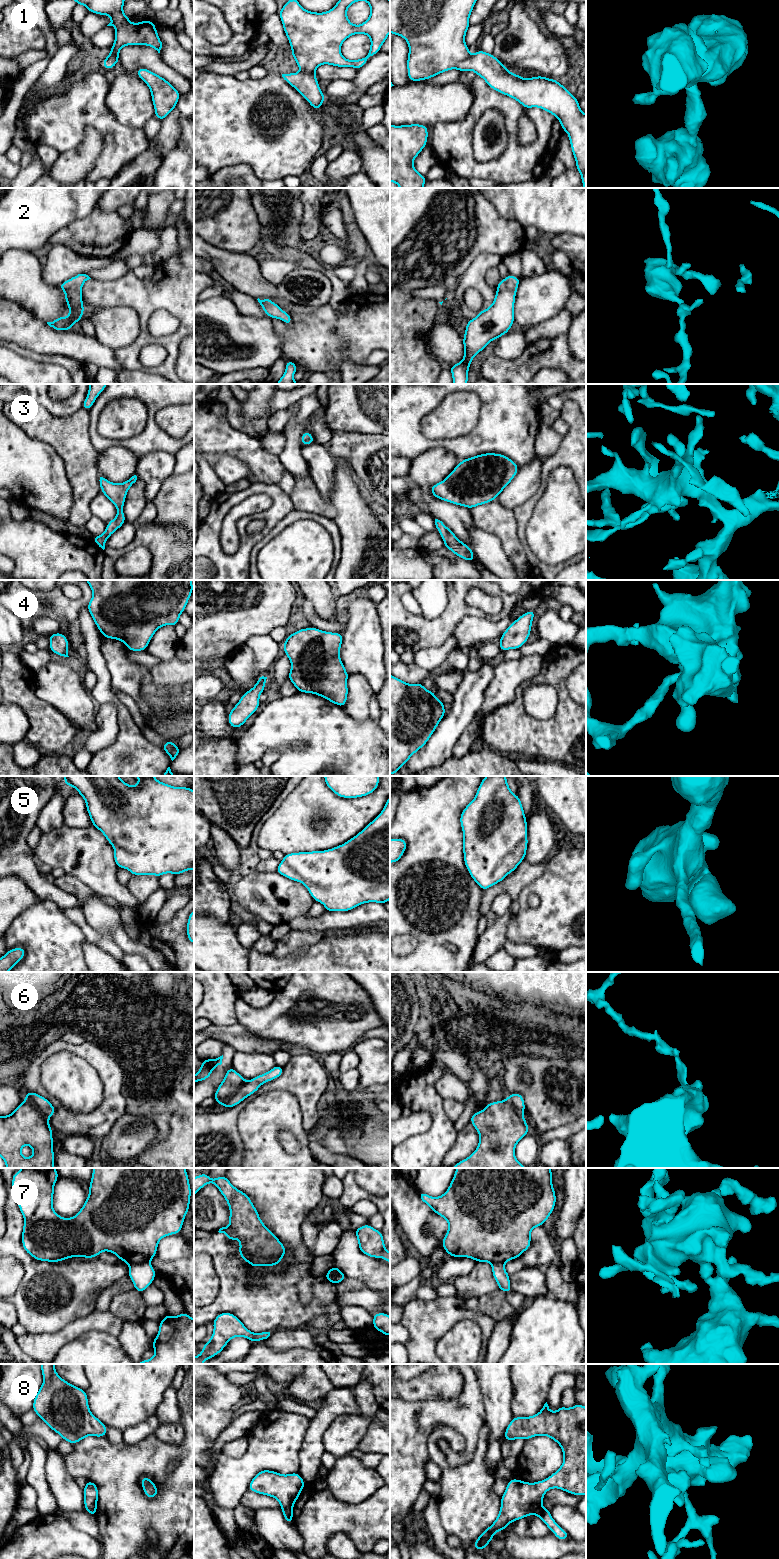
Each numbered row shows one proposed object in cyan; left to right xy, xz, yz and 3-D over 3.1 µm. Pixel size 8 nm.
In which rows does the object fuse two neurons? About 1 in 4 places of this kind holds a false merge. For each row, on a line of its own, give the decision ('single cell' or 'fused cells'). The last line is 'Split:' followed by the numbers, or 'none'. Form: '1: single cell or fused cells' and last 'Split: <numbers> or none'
1: single cell
2: single cell
3: single cell
4: single cell
5: single cell
6: fused cells
7: fused cells
8: fused cells
Split: 6, 7, 8

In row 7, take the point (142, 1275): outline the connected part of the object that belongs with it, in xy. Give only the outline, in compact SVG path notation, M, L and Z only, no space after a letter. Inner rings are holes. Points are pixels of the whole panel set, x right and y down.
M150 1262L132 1263L129 1265L129 1278L134 1284L134 1289L142 1293L153 1282L157 1273Z

